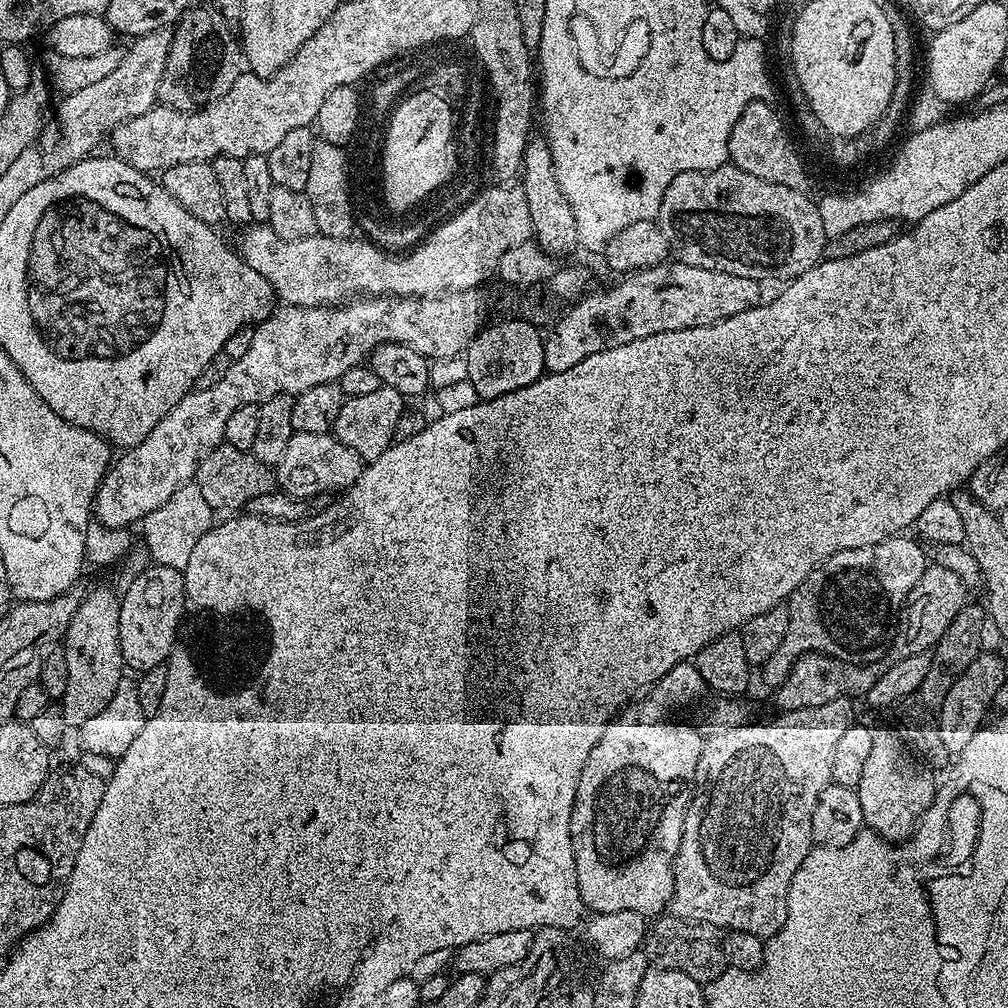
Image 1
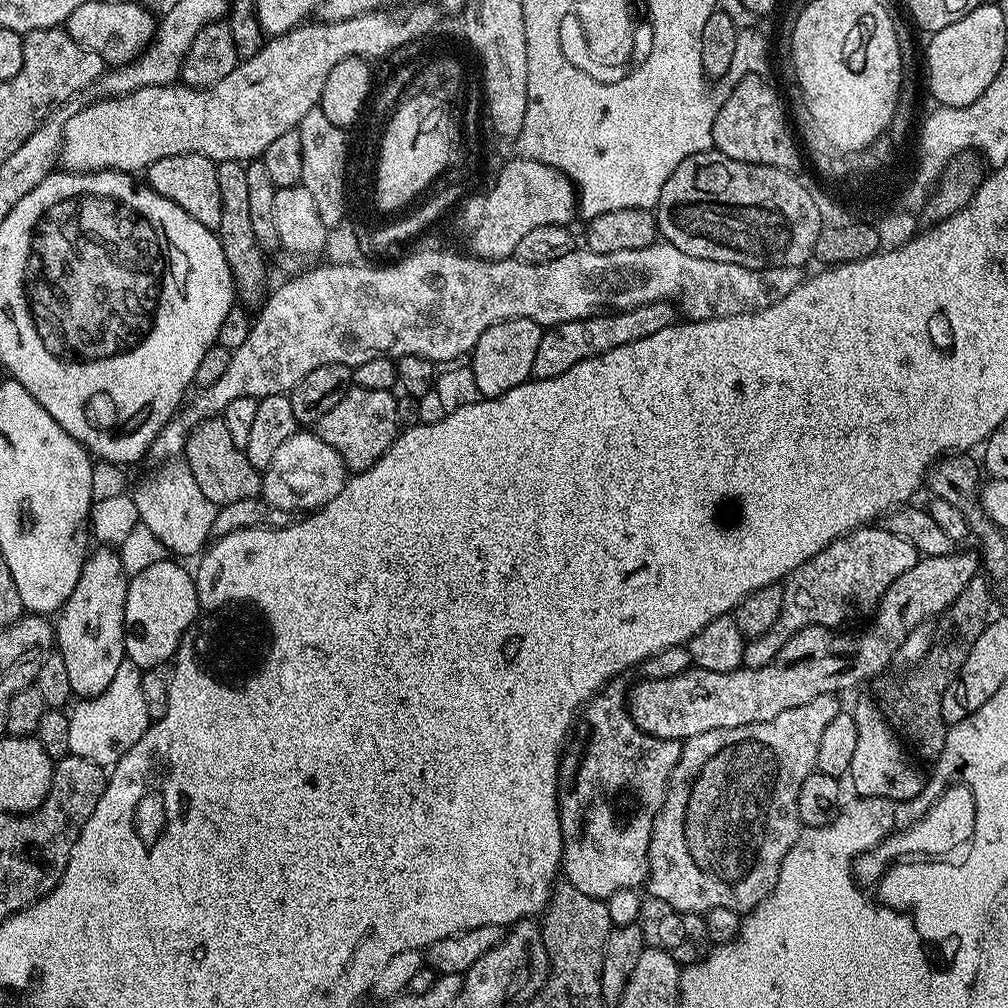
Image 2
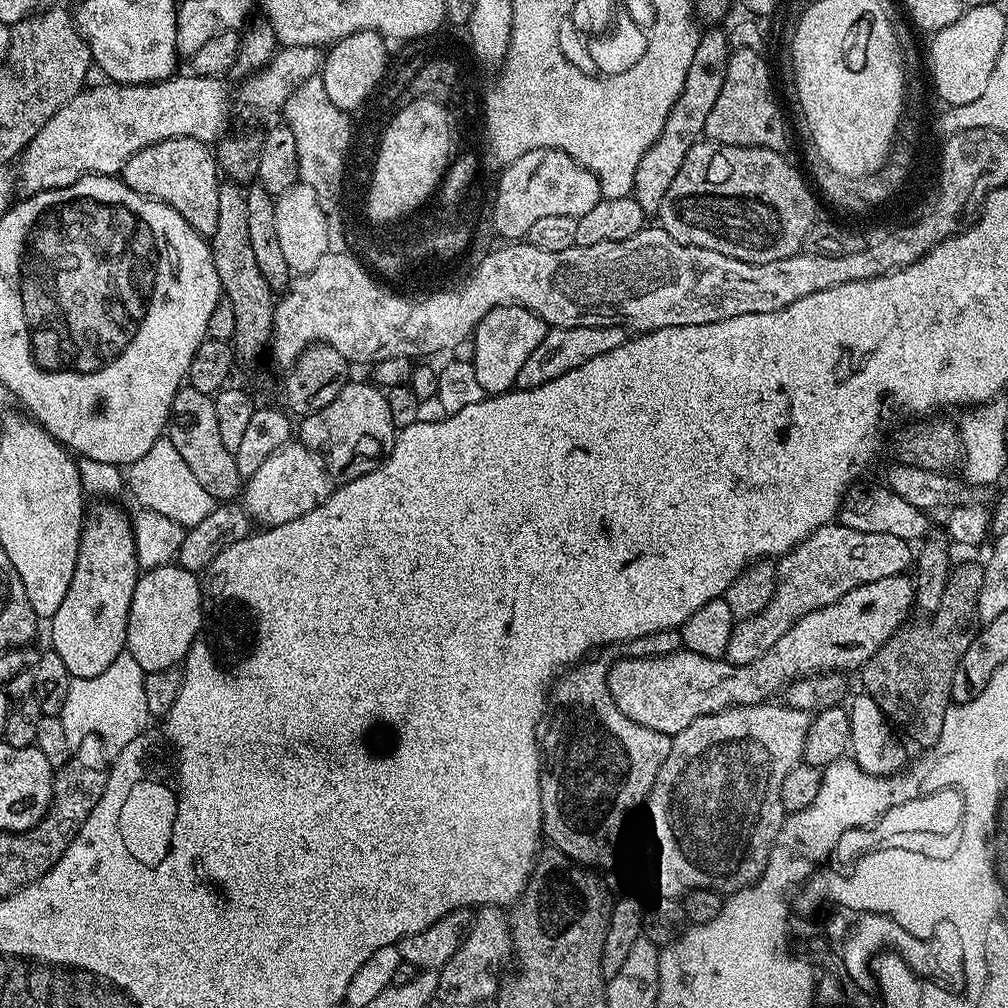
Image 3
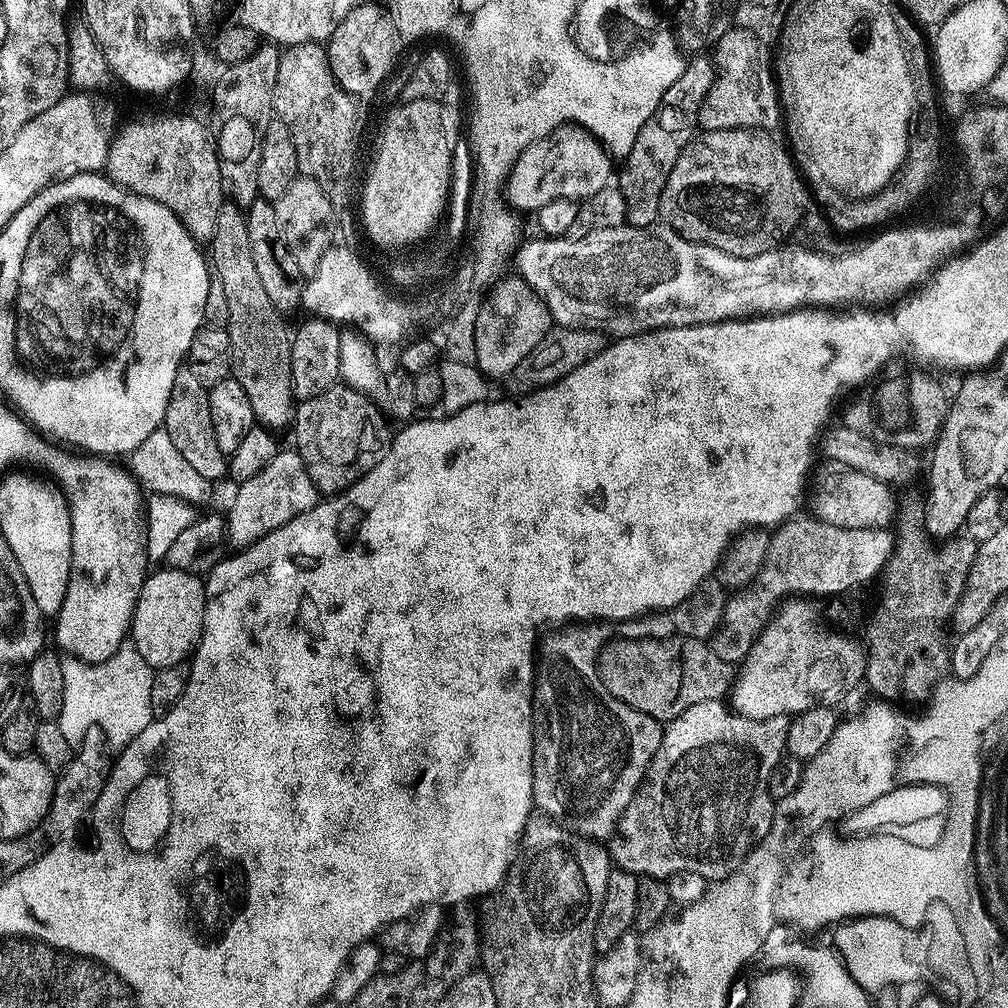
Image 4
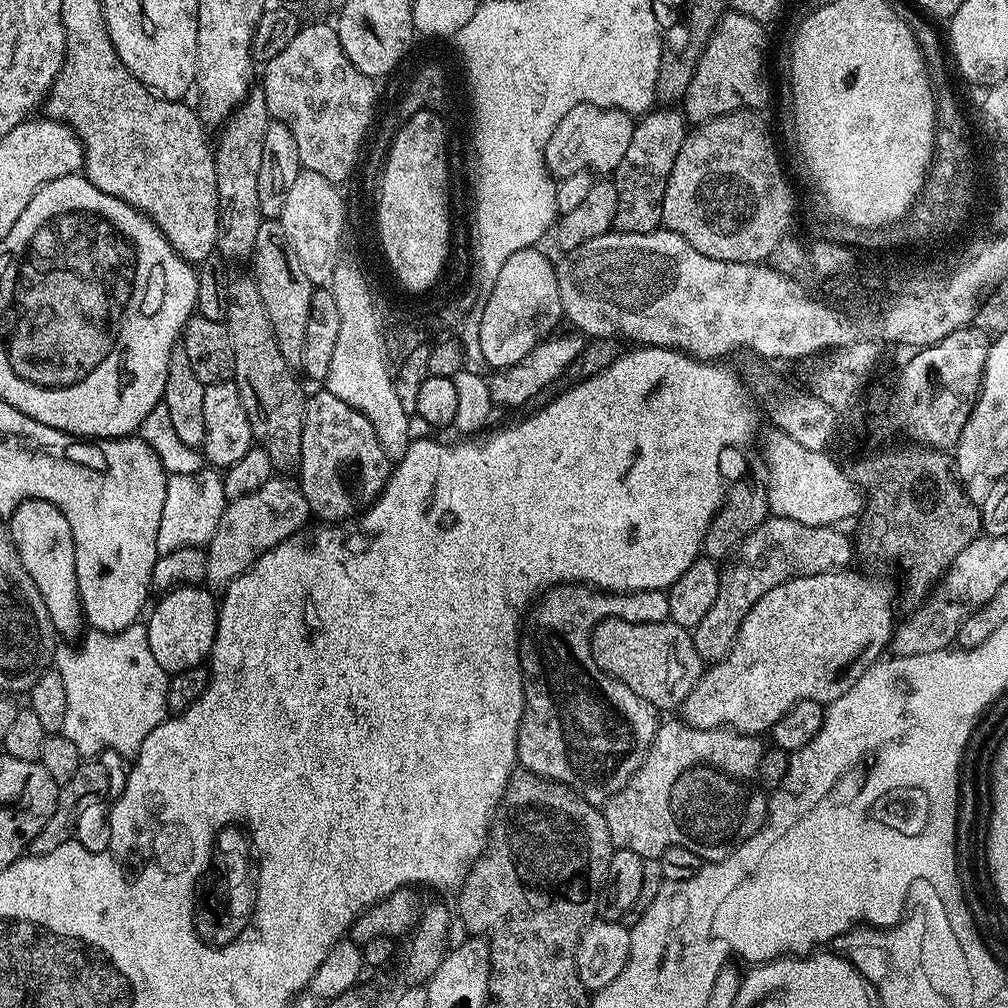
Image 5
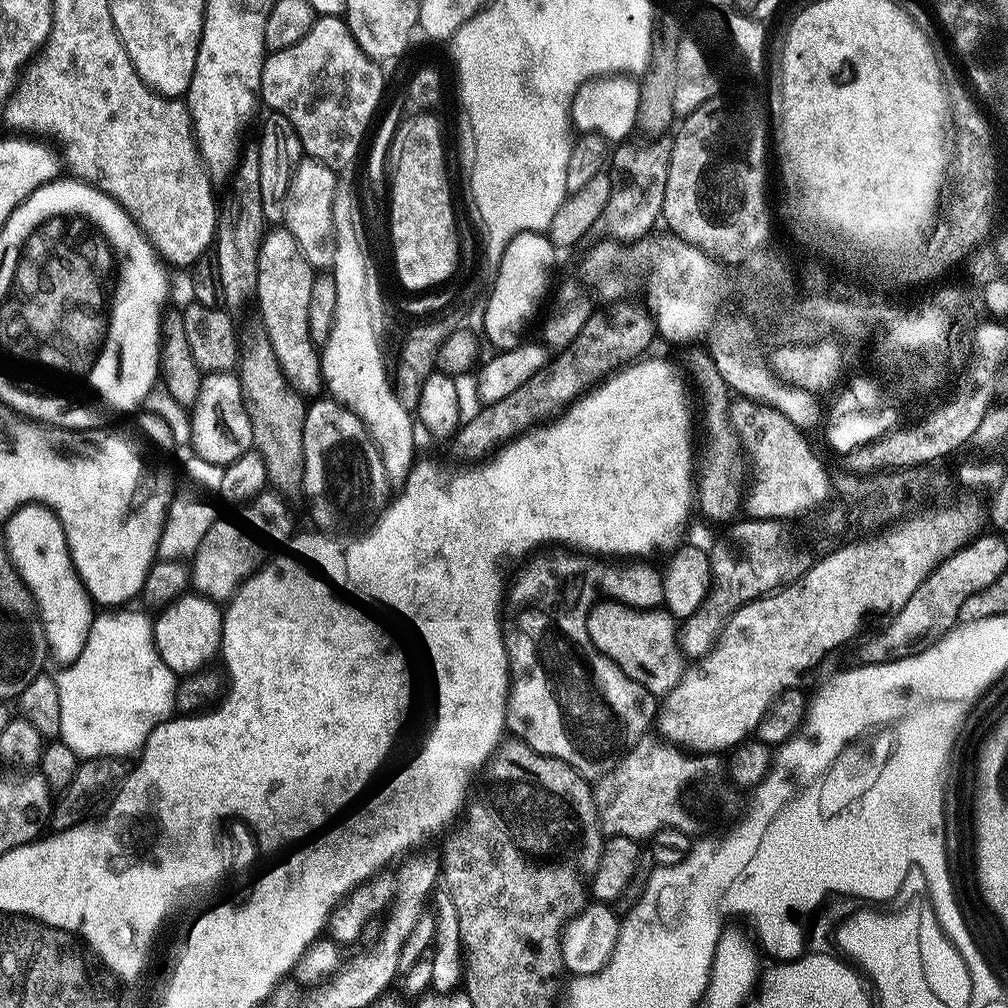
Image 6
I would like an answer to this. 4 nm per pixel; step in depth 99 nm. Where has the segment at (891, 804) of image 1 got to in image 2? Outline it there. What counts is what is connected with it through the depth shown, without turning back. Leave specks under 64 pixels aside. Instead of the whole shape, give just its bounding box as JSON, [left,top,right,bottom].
[847,698,925,800]

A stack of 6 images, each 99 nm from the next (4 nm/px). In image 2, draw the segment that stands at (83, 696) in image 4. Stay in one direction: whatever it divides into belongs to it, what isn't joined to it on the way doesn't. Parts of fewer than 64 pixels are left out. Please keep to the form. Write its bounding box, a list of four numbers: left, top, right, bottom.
[68,658,150,770]

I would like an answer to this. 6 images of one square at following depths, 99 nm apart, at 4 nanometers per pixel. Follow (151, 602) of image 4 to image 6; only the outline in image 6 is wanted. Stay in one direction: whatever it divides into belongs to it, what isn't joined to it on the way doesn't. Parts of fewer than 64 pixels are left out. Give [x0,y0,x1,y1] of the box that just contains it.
[154,594,224,678]

